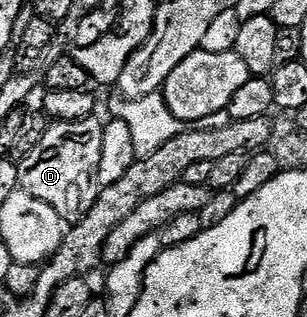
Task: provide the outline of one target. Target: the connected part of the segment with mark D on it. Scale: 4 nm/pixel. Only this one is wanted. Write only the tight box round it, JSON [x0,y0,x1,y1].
[19,119,105,223]

